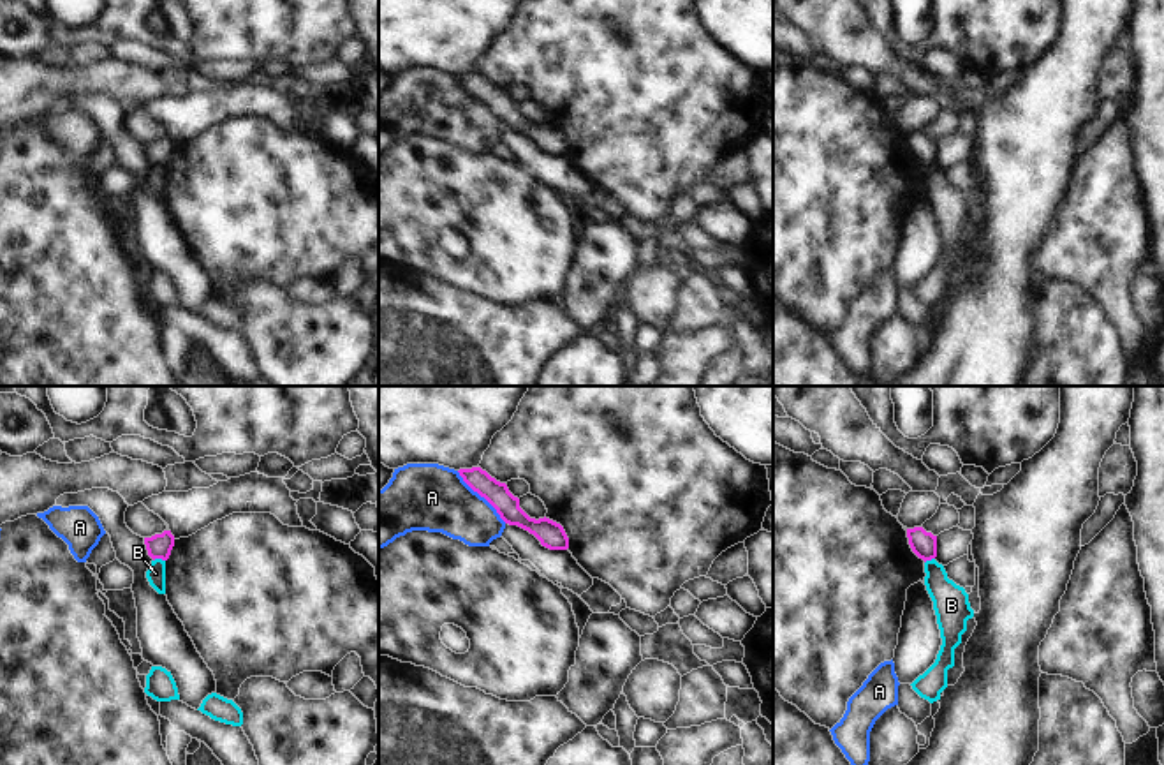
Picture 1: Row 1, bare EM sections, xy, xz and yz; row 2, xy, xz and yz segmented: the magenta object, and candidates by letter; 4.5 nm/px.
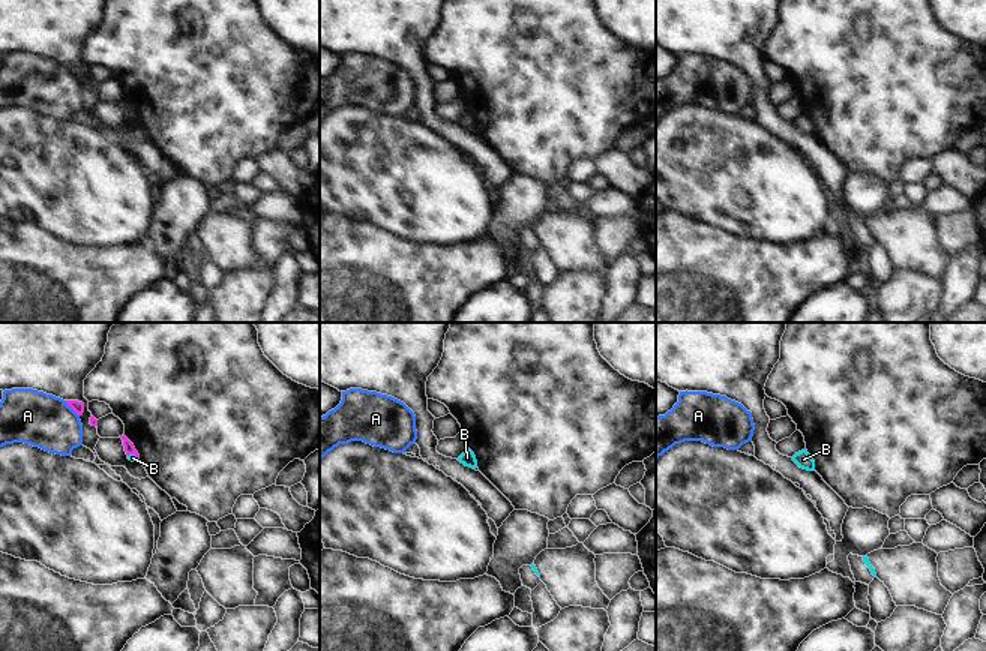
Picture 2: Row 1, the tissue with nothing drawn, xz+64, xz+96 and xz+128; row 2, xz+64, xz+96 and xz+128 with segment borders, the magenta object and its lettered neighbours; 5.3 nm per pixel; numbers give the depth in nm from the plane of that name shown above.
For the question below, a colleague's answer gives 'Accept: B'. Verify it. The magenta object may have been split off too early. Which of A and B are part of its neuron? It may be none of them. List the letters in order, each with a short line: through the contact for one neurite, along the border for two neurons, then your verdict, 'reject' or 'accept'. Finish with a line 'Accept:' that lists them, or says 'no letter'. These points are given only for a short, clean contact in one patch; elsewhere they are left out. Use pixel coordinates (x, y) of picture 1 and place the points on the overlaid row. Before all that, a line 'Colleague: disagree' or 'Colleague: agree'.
Colleague: disagree
A: reject
B: xy (164, 559), (154, 561) | reject
Accept: no letter

